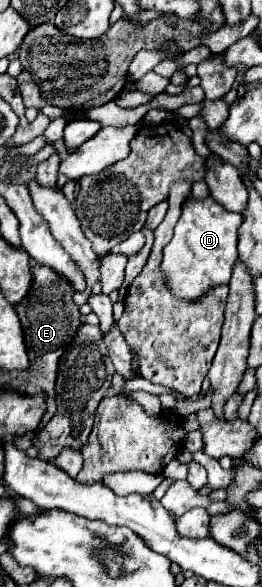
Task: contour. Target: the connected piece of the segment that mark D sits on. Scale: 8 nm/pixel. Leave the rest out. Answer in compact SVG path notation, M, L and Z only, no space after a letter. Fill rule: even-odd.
M211 196L205 200L185 200L175 234L163 250L161 264L167 286L175 296L197 300L211 288L229 282L237 260L237 228L241 222L243 216L239 212L225 210Z

